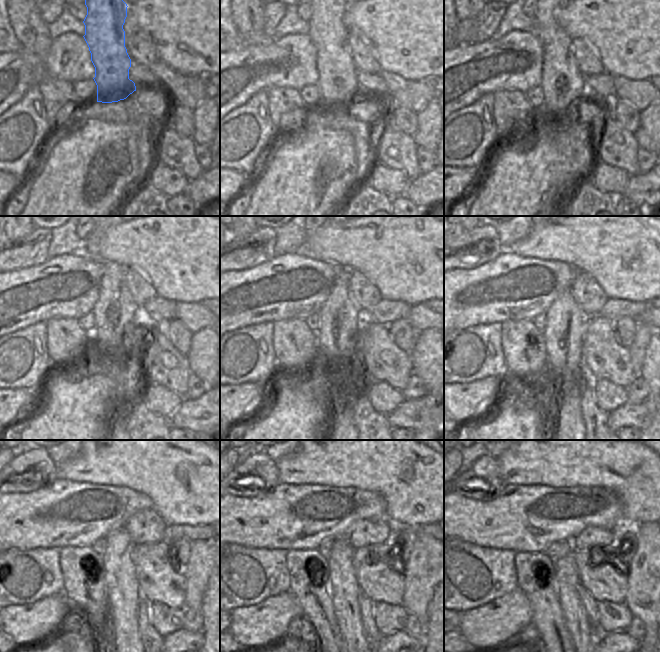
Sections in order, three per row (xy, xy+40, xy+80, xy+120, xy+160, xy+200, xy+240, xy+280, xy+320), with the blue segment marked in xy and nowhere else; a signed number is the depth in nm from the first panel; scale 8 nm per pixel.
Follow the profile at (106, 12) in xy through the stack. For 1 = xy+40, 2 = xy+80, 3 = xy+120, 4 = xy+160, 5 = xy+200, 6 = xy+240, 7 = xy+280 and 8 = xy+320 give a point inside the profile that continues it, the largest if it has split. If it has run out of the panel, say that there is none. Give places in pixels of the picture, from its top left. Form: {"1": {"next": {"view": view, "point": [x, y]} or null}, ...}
{"1": {"next": {"view": "xy+40", "point": [338, 84]}}, "2": {"next": {"view": "xy+80", "point": [562, 82]}}, "3": {"next": {"view": "xy+120", "point": [115, 307]}}, "4": {"next": {"view": "xy+160", "point": [340, 321]}}, "5": {"next": {"view": "xy+200", "point": [565, 323]}}, "6": {"next": {"view": "xy+240", "point": [124, 596]}}, "7": {"next": {"view": "xy+280", "point": [345, 591]}}, "8": {"next": {"view": "xy+320", "point": [568, 582]}}}

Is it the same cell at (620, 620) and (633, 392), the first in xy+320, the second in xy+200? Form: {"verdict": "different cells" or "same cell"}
{"verdict": "different cells"}

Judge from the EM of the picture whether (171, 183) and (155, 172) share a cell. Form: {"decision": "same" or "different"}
{"decision": "same"}

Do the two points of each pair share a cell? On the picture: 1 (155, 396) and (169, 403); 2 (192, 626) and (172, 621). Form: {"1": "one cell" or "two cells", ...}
{"1": "one cell", "2": "two cells"}

